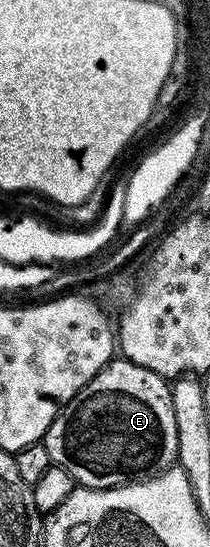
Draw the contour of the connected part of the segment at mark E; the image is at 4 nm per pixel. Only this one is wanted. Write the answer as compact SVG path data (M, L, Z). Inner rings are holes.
M124 356L114 357L71 401L61 407L61 413L55 416L51 428L47 428L43 441L53 465L67 468L77 486L92 490L125 486L128 482L152 478L170 469L179 448L170 387L170 383L155 372L130 362Z

